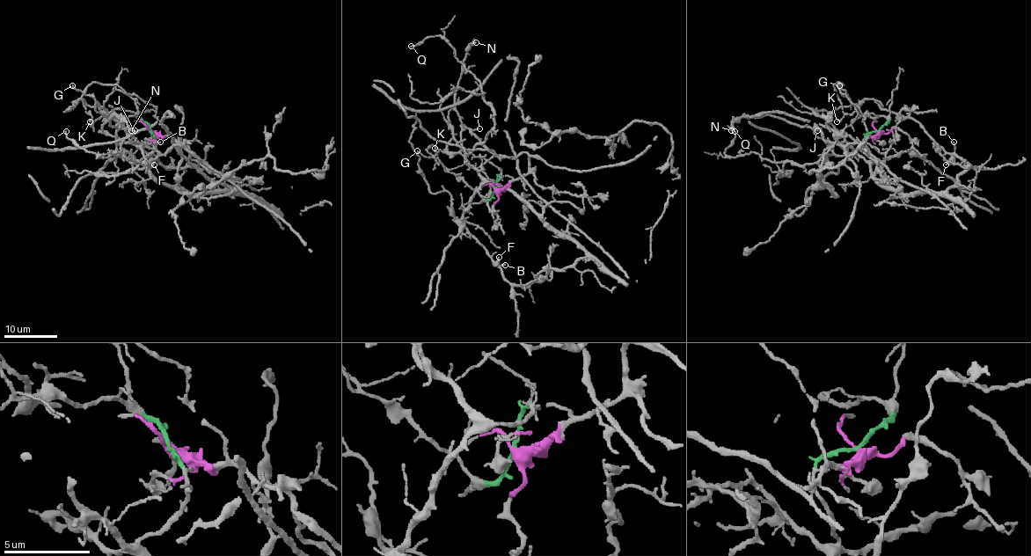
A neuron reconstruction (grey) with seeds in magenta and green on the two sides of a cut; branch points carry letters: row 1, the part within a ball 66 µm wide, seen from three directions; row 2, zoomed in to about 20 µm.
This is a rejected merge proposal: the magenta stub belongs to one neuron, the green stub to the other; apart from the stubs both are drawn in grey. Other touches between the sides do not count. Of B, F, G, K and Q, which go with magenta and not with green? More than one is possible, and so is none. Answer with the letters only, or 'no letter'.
K

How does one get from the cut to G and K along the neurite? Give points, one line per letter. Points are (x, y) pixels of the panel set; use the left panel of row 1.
G: (150, 131), (144, 121), (135, 116), (104, 114), (92, 95), (84, 95), (72, 85)
K: (150, 132), (166, 134), (156, 108), (116, 84), (93, 82), (87, 87), (82, 100), (90, 121)

